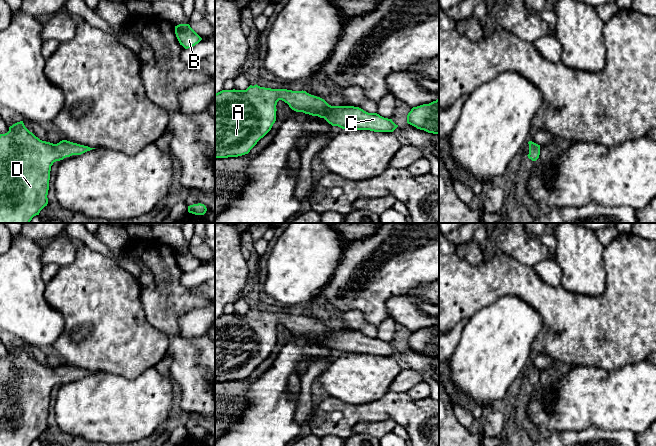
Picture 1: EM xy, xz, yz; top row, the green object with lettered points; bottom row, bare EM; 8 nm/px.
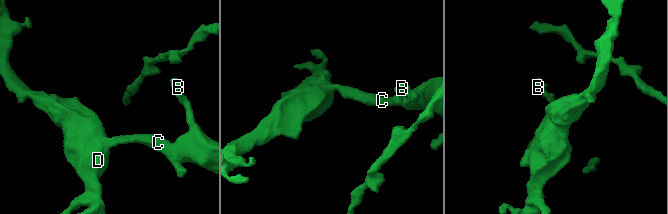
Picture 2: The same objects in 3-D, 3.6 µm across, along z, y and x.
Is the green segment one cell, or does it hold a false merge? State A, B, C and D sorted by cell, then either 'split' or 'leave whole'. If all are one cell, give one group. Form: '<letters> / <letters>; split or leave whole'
A B C D; leave whole

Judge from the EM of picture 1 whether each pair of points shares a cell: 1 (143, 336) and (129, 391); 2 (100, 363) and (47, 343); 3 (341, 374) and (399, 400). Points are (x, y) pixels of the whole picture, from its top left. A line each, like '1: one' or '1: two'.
1: two
2: two
3: two

